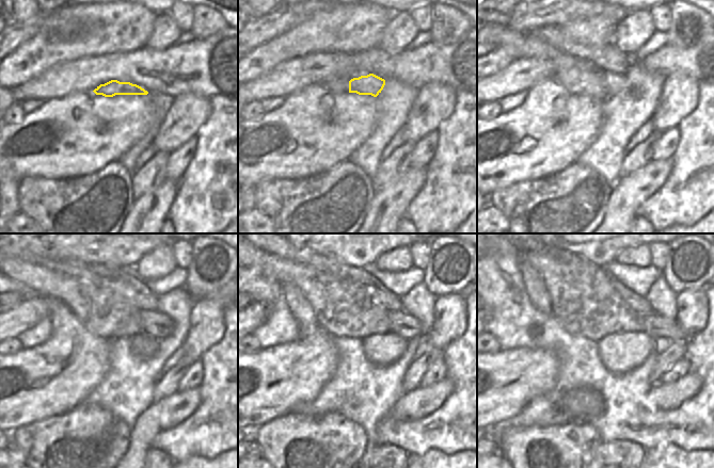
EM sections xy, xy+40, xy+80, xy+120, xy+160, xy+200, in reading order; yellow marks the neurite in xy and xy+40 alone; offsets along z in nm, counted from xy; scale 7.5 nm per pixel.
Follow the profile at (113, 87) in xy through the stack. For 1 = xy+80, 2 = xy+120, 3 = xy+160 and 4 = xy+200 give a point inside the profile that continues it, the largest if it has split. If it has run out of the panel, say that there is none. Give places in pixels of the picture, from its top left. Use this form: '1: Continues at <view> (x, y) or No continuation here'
1: Continues at xy+80 (615, 83)
2: Continues at xy+120 (155, 323)
3: Continues at xy+160 (405, 325)
4: Continues at xy+200 (655, 325).

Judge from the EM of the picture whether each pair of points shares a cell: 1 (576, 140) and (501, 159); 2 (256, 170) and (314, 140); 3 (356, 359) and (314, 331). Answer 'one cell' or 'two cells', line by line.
1: one cell
2: one cell
3: two cells

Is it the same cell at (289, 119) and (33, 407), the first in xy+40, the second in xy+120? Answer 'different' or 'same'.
same

